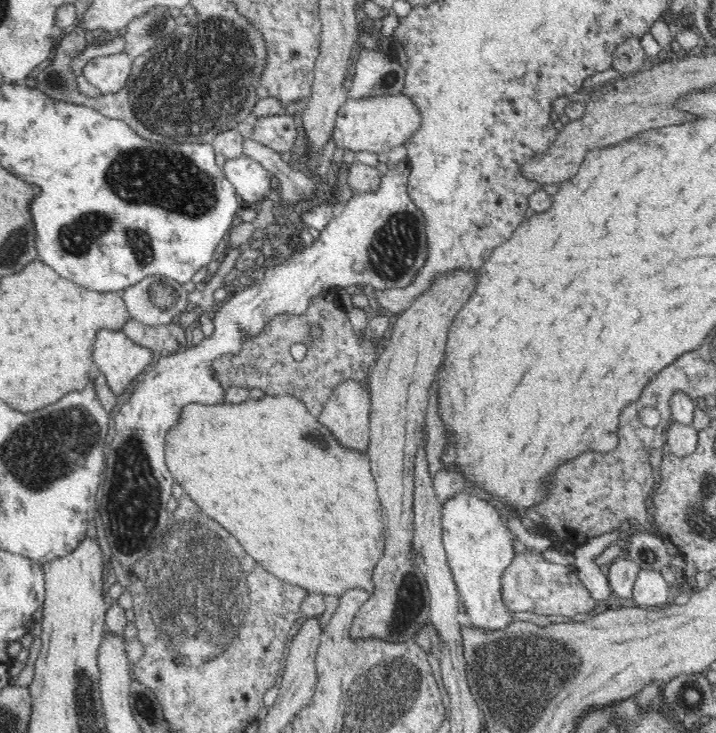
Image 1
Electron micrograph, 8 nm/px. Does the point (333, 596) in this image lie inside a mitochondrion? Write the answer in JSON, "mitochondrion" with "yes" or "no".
{"mitochondrion":"no"}

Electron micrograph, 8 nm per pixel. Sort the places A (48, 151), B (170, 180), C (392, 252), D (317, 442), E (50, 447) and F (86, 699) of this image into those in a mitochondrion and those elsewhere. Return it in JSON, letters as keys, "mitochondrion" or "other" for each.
{"A":"other","B":"mitochondrion","C":"mitochondrion","D":"mitochondrion","E":"mitochondrion","F":"mitochondrion"}

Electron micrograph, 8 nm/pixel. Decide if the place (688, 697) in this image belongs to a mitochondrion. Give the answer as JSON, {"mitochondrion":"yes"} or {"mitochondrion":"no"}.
{"mitochondrion":"yes"}

